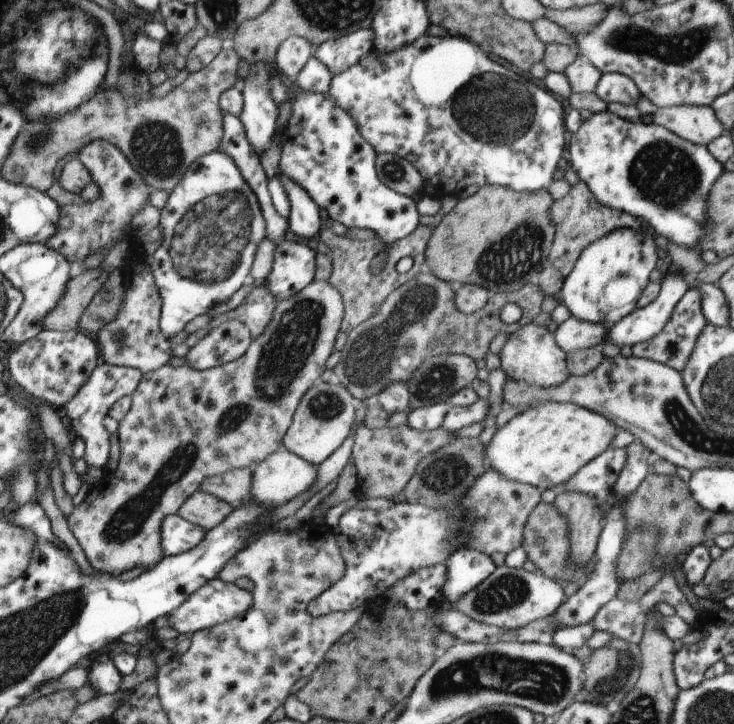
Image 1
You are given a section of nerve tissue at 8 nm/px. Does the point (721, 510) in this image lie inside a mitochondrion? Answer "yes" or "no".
no

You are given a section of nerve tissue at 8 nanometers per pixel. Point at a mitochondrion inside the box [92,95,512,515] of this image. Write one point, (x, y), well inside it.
(209, 239)

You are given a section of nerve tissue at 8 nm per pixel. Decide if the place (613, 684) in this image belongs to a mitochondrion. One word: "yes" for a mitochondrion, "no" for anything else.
yes

